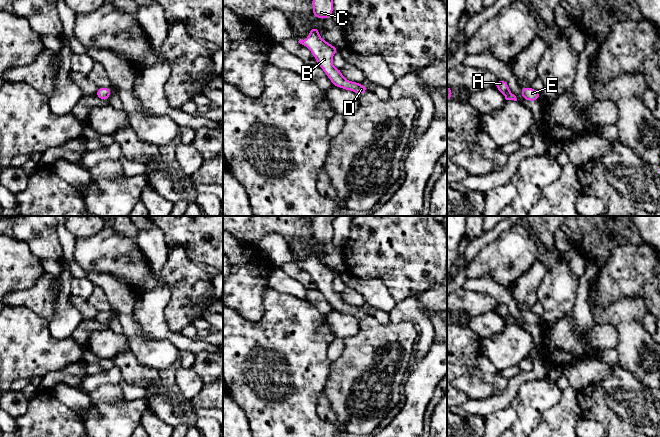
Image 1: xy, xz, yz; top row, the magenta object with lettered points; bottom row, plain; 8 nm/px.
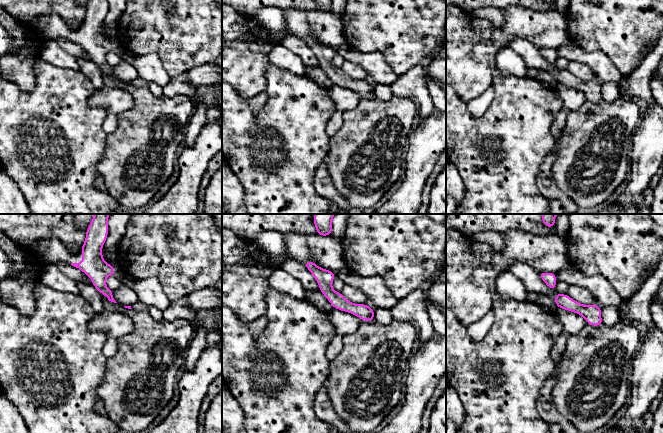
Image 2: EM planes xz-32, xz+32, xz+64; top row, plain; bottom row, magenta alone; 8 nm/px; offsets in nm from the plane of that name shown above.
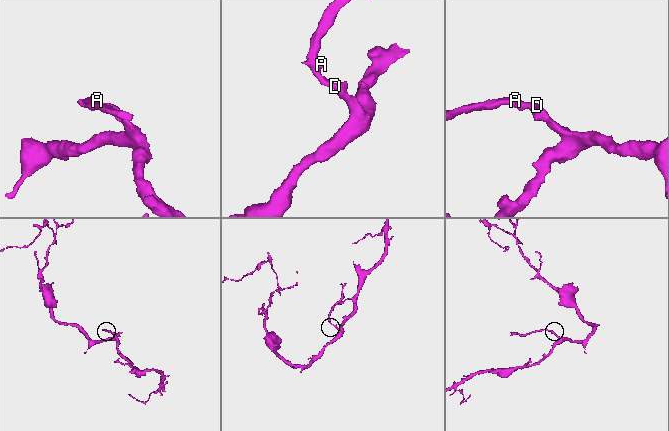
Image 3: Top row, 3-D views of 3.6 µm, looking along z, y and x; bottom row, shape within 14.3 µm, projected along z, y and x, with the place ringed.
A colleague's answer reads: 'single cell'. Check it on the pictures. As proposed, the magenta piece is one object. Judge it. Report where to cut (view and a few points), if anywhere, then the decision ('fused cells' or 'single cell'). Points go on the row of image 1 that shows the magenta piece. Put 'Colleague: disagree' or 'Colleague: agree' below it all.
no cut; single cell
Colleague: agree

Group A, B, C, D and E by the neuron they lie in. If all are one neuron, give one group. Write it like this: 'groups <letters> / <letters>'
groups A B C D E

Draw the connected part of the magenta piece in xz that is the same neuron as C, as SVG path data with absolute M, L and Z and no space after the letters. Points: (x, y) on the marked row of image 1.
M312 0L312 14L318 19L326 19L333 14L333 0Z

